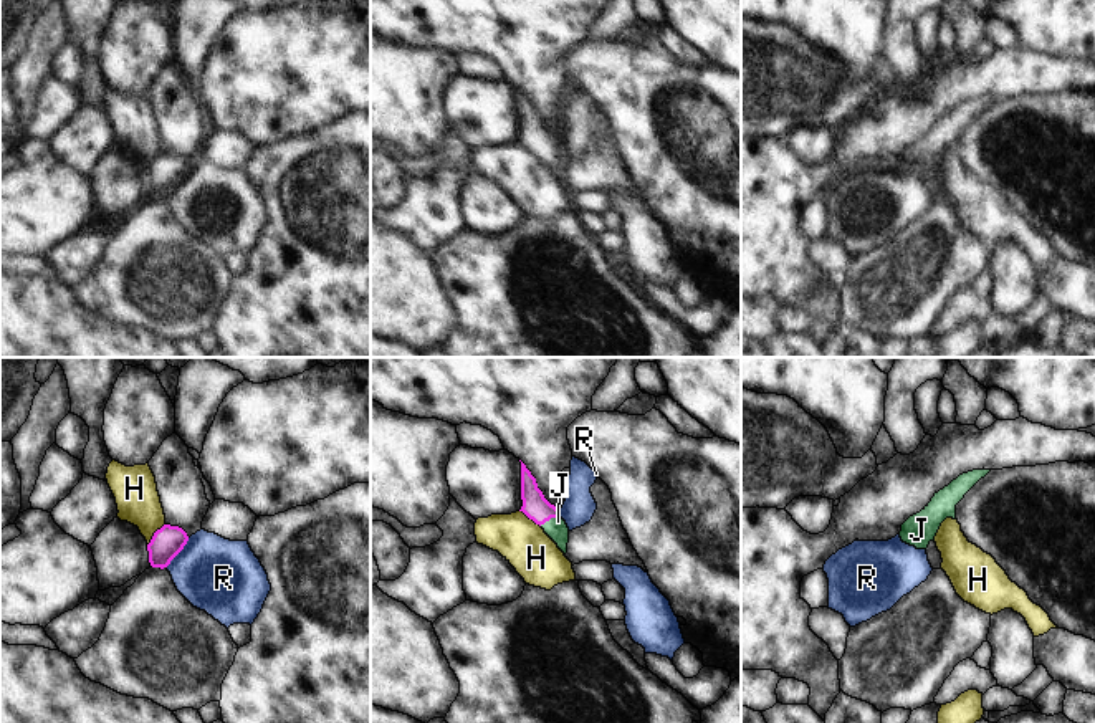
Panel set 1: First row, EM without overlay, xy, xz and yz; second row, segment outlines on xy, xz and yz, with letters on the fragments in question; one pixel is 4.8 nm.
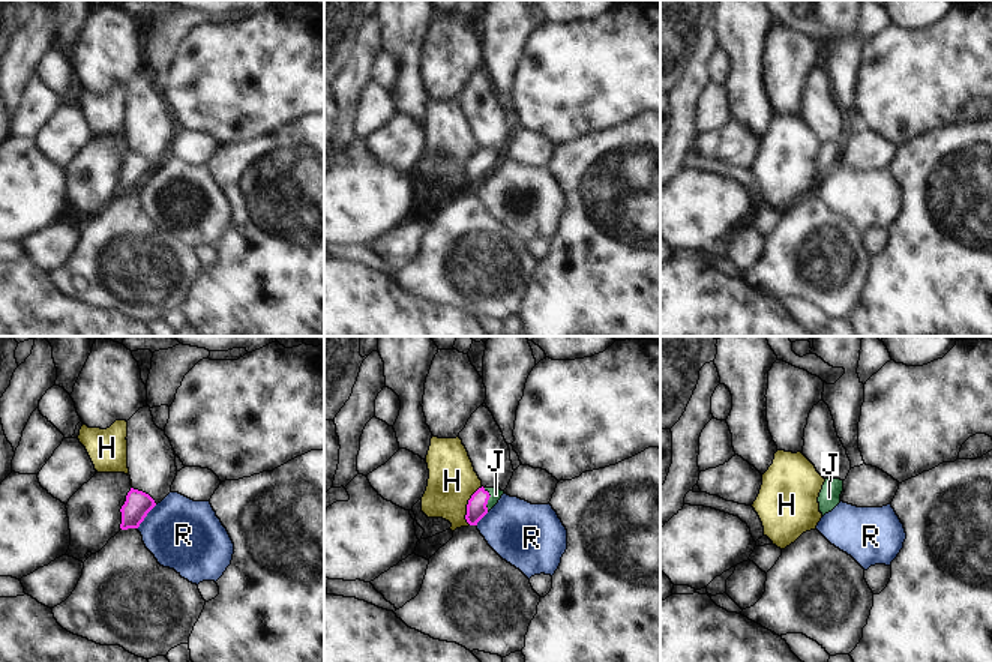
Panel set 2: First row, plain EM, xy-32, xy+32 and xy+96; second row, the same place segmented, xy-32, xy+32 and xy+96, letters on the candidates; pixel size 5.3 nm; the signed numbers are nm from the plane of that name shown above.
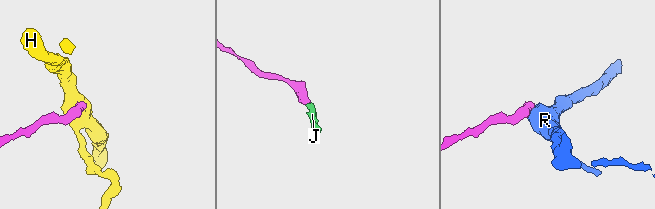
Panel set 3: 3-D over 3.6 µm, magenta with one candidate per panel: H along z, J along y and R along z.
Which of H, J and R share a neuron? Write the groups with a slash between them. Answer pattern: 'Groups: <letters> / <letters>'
Groups: H / J / R.

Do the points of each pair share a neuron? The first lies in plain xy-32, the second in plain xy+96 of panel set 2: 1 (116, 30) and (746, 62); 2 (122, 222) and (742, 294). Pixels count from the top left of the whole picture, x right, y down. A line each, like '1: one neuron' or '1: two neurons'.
1: two neurons
2: two neurons

